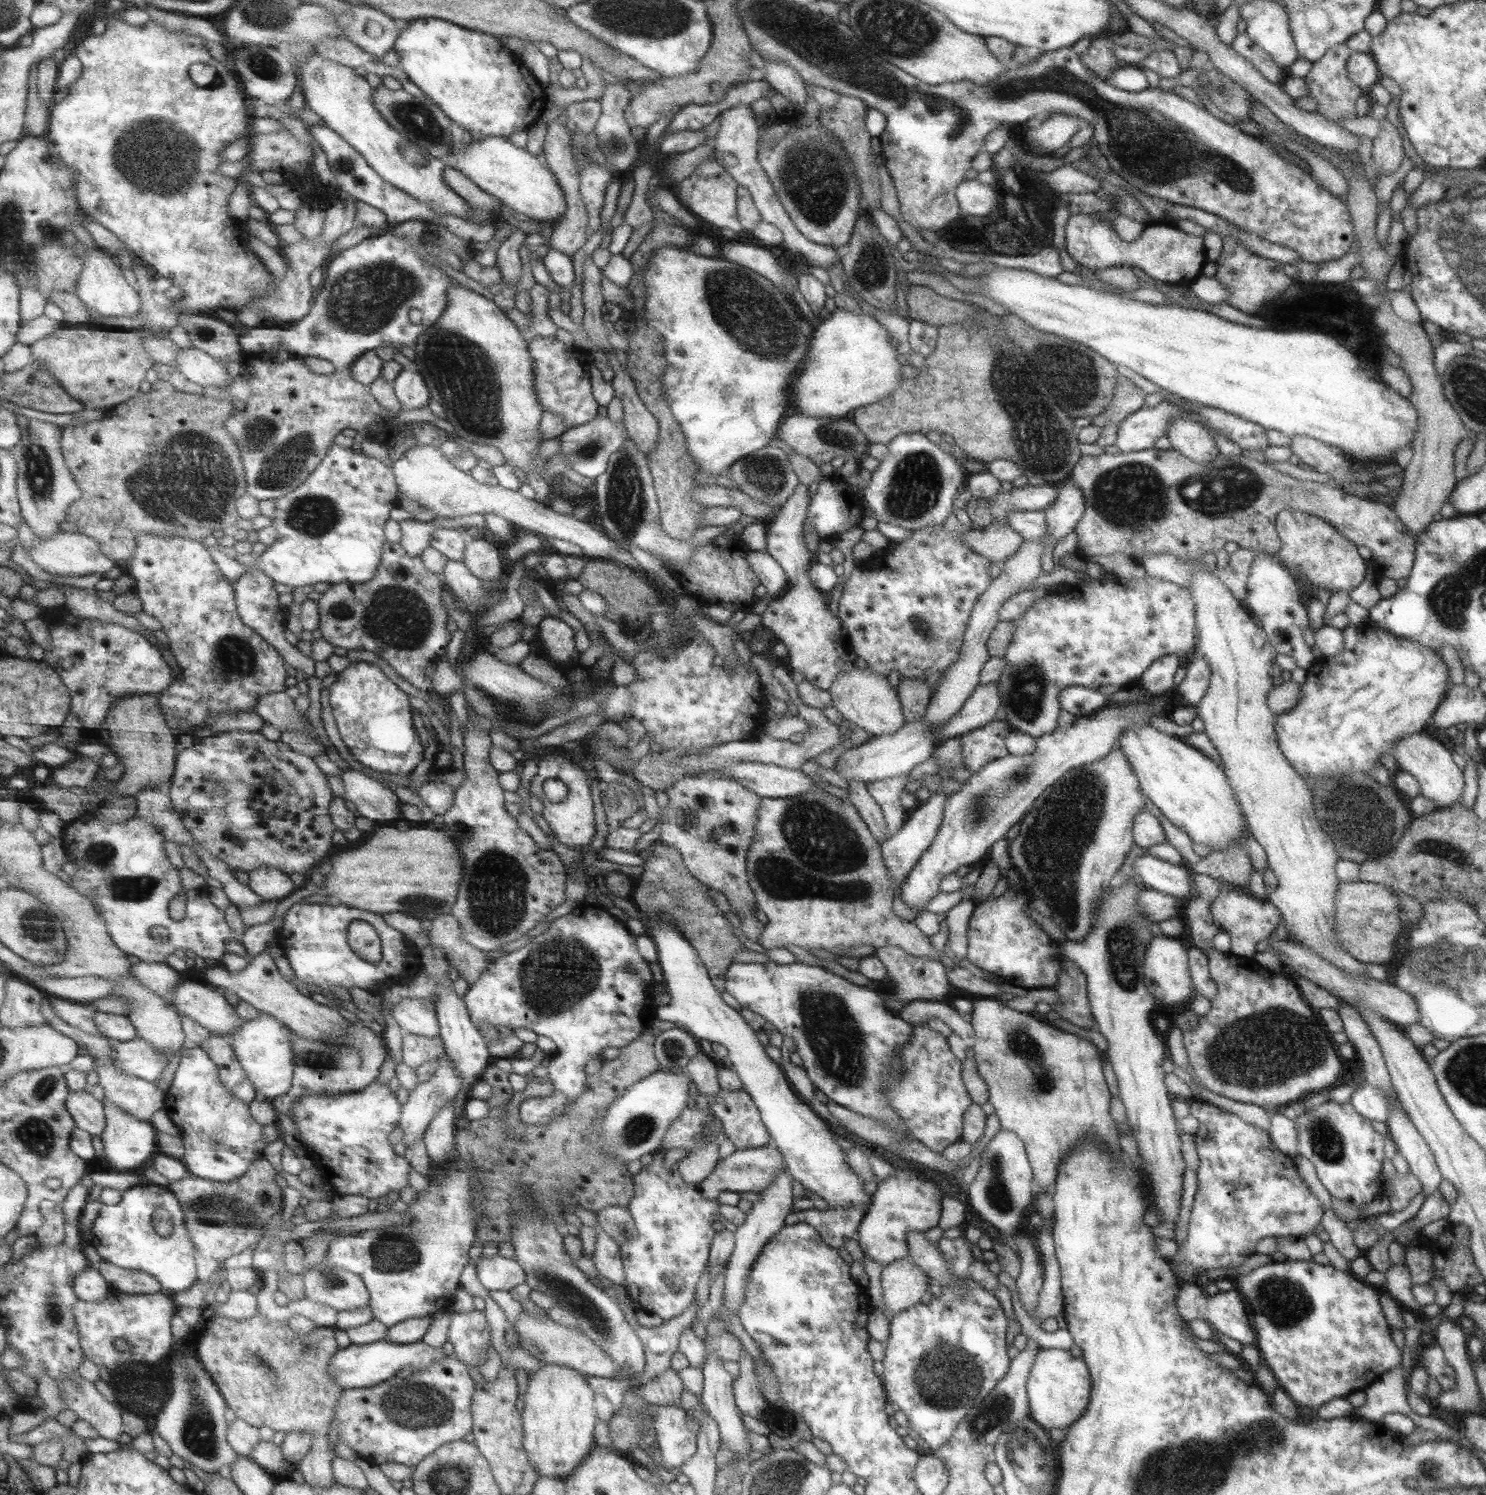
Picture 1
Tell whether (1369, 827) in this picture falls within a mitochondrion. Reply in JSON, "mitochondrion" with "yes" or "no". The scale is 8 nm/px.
{"mitochondrion":"yes"}

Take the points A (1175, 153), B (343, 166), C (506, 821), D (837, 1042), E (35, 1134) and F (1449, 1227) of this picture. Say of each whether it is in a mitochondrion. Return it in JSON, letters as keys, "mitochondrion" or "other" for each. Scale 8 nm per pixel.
{"A":"mitochondrion","B":"other","C":"other","D":"mitochondrion","E":"mitochondrion","F":"other"}

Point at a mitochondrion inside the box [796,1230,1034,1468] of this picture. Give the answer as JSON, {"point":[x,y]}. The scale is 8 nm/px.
{"point":[945,1377]}

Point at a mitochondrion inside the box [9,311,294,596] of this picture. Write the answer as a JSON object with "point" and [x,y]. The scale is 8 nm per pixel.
{"point":[189,476]}

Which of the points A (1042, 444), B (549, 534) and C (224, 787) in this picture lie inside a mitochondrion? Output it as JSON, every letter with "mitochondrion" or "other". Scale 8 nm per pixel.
{"A":"mitochondrion","B":"other","C":"mitochondrion"}

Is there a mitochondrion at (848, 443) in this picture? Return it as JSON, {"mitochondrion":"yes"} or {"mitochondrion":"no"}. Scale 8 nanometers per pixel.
{"mitochondrion":"yes"}

